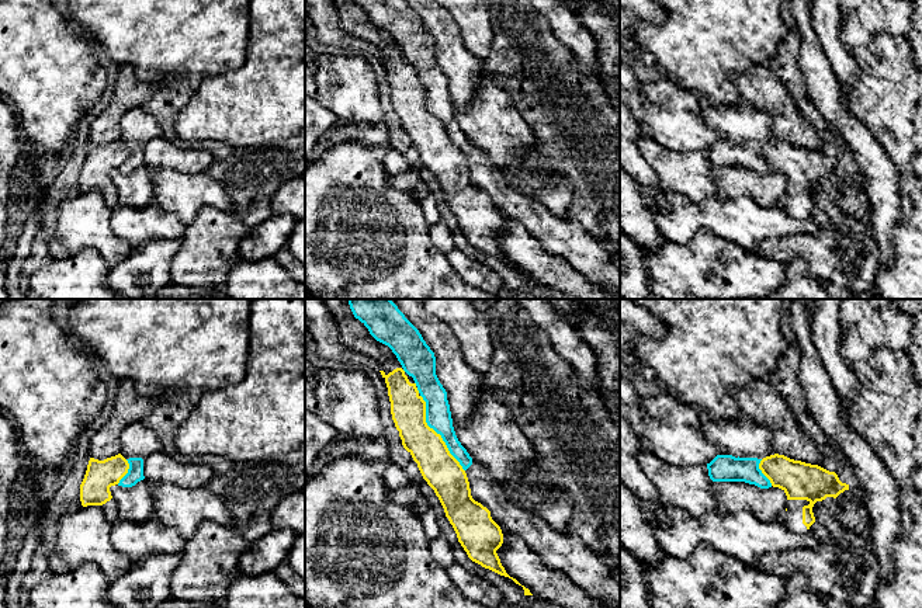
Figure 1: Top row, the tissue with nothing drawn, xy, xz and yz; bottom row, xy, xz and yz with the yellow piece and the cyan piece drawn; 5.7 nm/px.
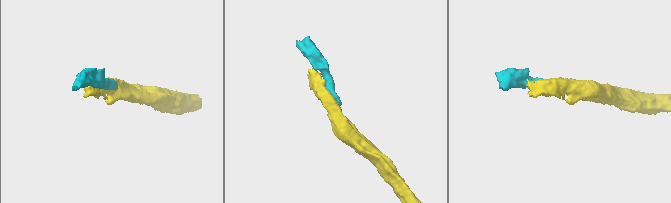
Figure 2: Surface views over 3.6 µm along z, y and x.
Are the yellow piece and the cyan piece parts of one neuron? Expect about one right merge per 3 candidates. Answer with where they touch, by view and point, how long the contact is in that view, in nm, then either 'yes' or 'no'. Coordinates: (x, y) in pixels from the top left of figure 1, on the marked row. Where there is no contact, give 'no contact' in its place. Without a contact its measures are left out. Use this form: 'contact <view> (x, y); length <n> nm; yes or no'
contact xz (436, 433); length 500 nm; no

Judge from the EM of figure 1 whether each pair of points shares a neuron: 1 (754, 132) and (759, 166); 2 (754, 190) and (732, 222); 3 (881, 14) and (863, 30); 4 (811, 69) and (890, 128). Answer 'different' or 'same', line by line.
1: same
2: different
3: same
4: different

